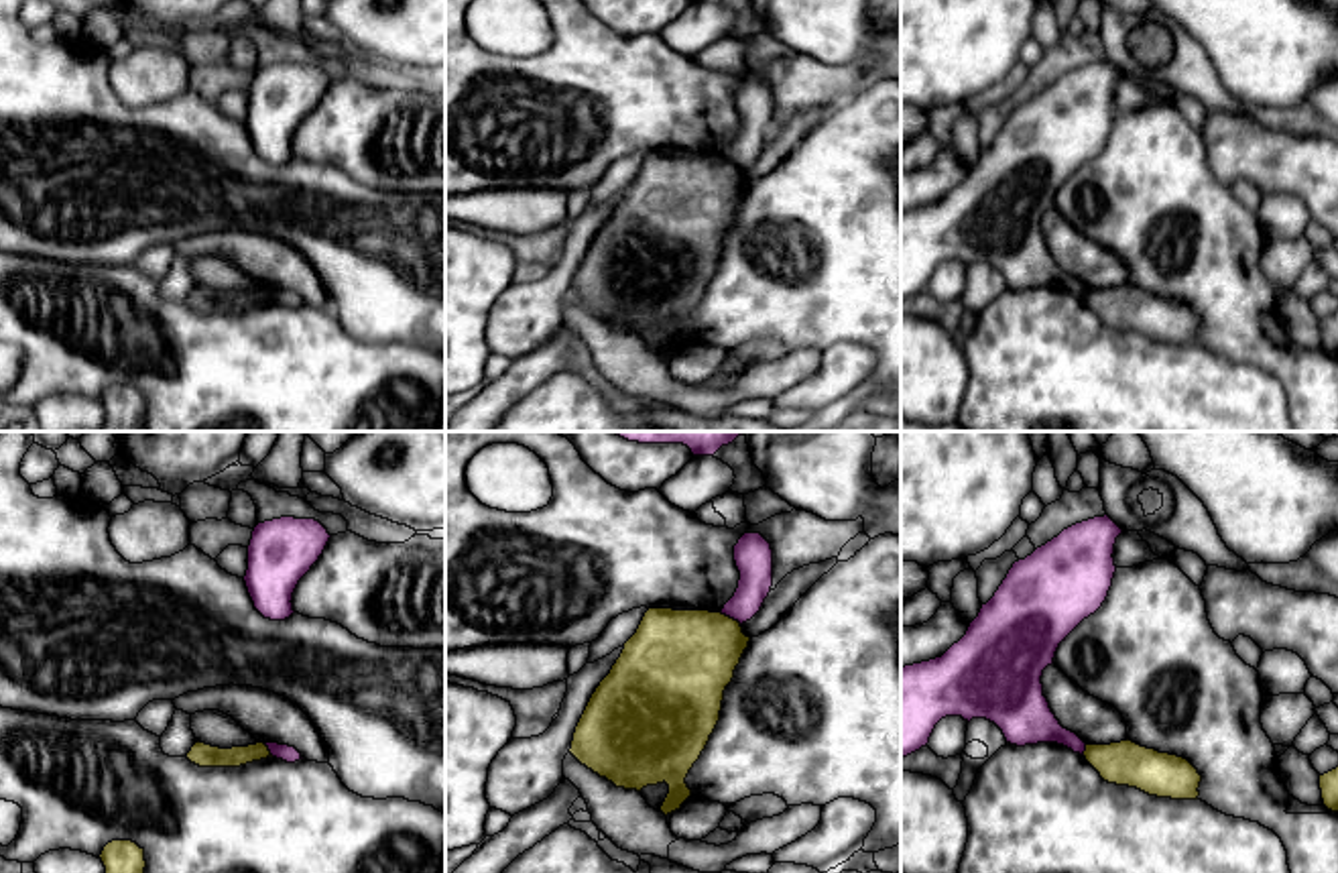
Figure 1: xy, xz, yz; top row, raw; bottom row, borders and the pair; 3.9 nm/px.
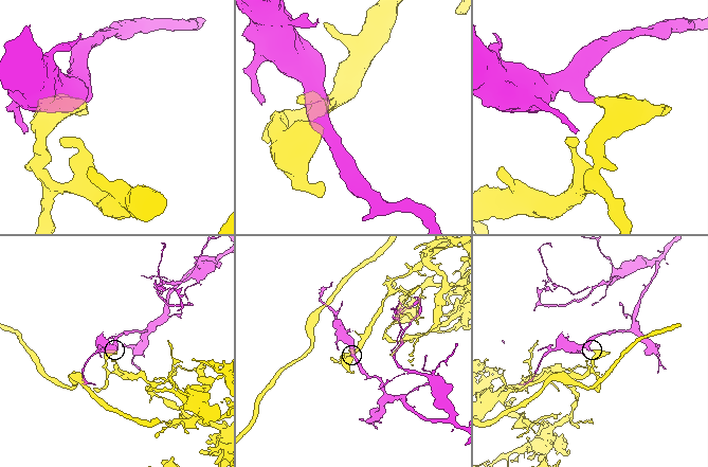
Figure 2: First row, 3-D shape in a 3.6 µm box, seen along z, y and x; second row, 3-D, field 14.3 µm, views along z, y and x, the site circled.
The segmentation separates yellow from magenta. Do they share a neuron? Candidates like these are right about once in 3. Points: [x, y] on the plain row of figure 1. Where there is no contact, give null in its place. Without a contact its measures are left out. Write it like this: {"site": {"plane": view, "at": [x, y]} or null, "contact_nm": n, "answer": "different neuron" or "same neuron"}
{"site": {"plane": "xz", "at": [728, 161]}, "contact_nm": 100, "answer": "different neuron"}

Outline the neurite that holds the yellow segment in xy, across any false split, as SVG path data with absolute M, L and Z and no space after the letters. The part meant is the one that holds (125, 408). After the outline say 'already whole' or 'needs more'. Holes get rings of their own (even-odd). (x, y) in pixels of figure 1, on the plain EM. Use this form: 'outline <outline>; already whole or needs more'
outline M112 385L100 403L106 411L104 431L142 431L146 405L136 387Z; already whole

